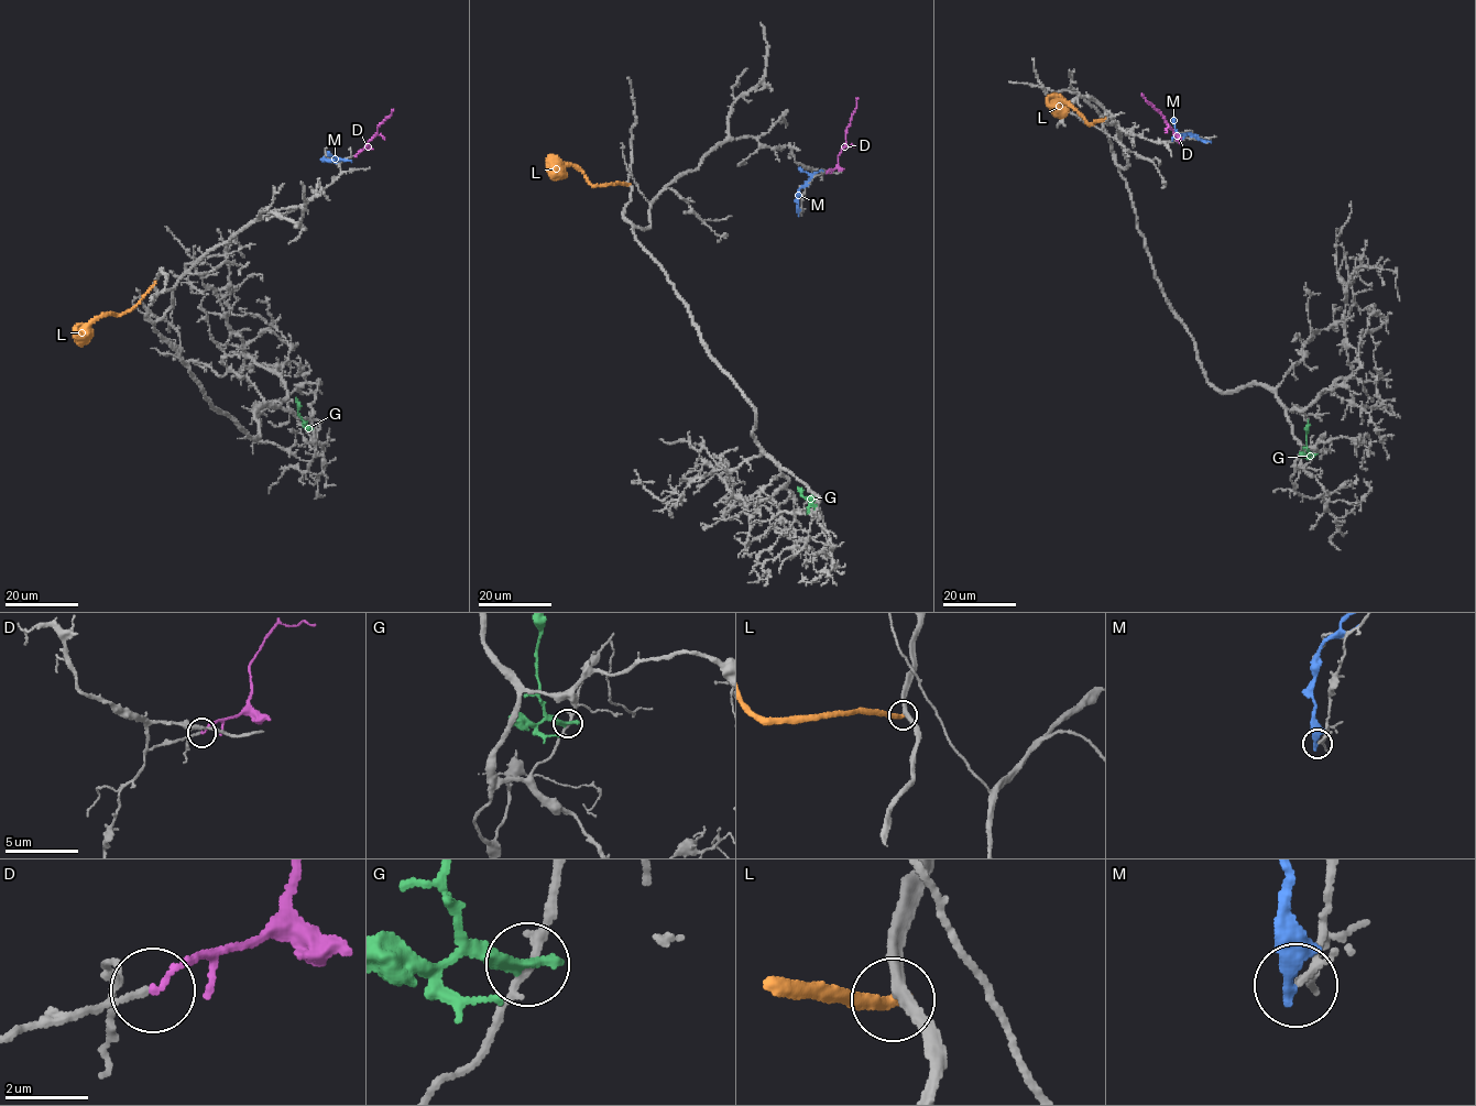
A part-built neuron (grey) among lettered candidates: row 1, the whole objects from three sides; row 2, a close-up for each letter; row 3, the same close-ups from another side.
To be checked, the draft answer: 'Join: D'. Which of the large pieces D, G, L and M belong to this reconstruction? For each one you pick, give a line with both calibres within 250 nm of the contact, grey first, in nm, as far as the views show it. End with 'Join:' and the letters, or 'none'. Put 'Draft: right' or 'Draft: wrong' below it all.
D: calibres 100 and 130 nm
Join: D
Draft: right

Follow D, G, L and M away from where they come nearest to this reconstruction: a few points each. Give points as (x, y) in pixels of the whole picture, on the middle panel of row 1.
D: (826, 173), (839, 163), (859, 97)
G: (807, 511), (809, 503), (798, 486)
L: (629, 185), (590, 184), (574, 166), (562, 166), (564, 171), (553, 173)
M: (799, 214), (797, 194), (809, 177), (799, 167)

